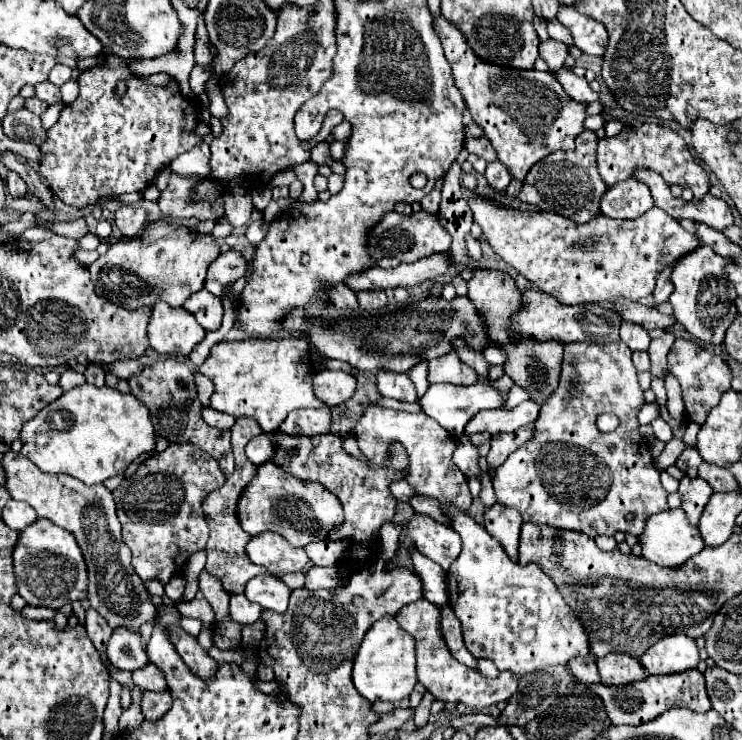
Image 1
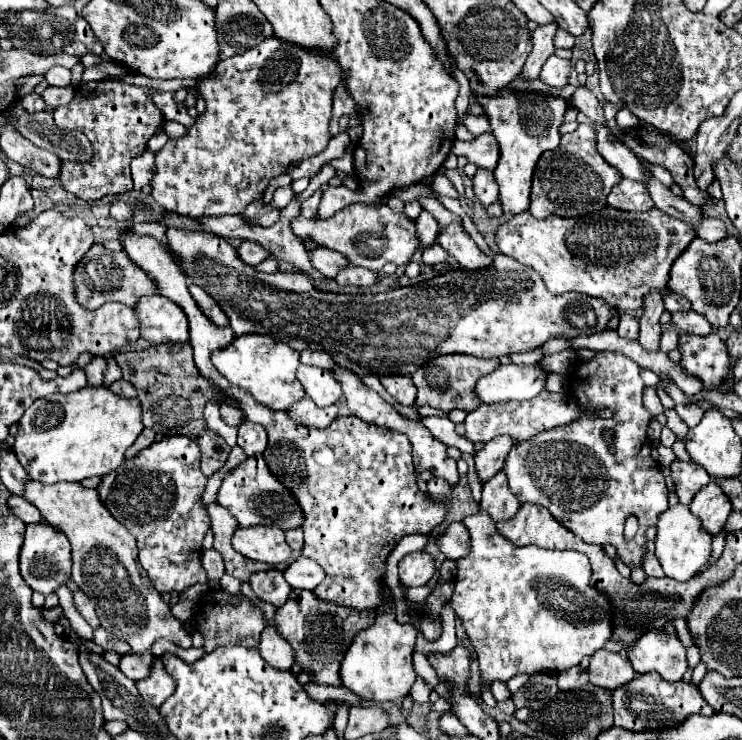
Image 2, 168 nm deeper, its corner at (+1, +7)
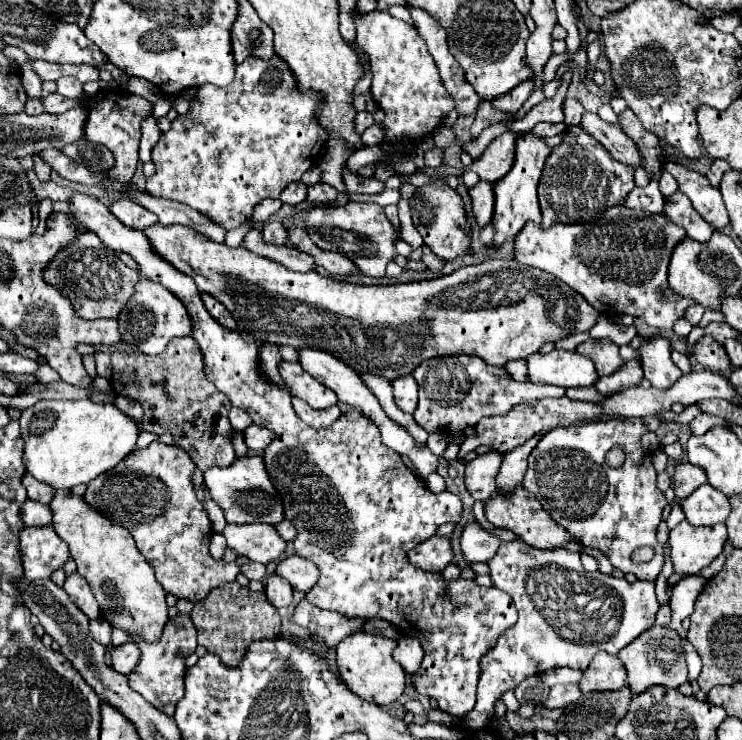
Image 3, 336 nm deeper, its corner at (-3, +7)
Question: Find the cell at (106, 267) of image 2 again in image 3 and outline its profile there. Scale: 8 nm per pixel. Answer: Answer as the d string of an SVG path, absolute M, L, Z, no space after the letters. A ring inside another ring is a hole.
M81 232L79 238L69 248L61 250L45 270L45 282L57 284L85 320L117 318L135 292L135 276L137 272L127 268L117 256L109 260L109 248L91 232Z

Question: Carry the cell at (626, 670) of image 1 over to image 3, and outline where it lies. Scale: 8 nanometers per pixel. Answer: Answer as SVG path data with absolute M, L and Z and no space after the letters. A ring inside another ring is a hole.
M597 652L581 678L581 692L593 690L621 690L625 686L625 666L615 654Z

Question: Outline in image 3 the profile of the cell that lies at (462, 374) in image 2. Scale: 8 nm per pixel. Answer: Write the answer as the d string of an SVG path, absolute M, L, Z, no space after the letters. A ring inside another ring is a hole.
M445 356L421 362L413 378L419 384L419 406L413 412L419 426L427 432L461 434L465 426L475 426L481 416L505 414L511 406L543 396L563 396L565 388L545 384L519 384L505 368L493 368L479 356Z

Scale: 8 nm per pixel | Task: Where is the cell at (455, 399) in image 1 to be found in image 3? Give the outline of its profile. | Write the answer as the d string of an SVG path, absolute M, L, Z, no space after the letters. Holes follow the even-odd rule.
M553 350L549 354L533 354L527 360L527 382L569 386L593 386L597 380L595 366L577 352Z

